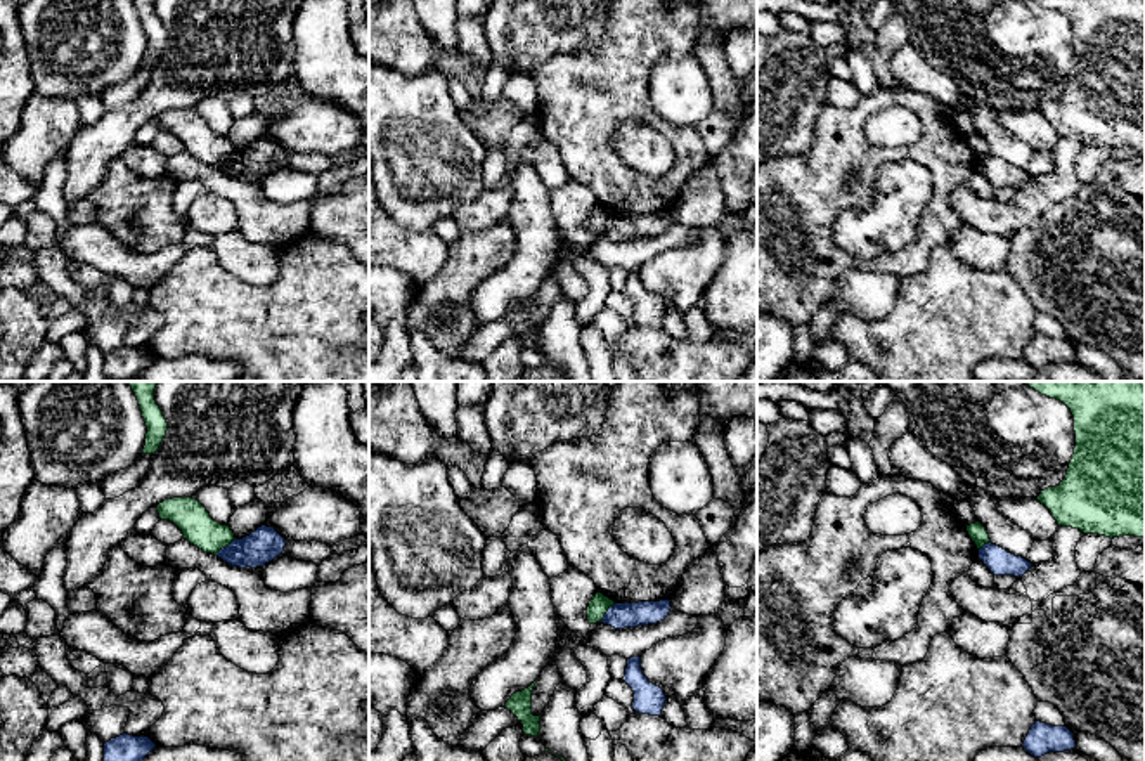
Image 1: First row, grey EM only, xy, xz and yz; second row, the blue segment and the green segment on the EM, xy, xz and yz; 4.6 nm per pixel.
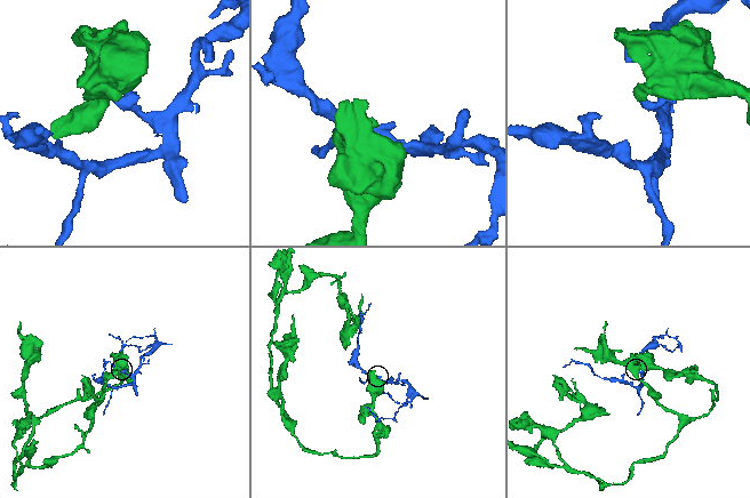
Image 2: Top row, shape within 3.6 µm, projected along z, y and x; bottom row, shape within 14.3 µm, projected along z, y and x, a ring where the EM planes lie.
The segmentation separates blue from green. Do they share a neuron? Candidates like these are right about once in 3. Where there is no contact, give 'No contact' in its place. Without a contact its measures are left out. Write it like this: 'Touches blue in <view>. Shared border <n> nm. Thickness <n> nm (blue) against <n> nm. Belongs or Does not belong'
Touches blue in xz. Shared border 120 nm. Thickness 120 nm (blue) against 90 nm. Does not belong

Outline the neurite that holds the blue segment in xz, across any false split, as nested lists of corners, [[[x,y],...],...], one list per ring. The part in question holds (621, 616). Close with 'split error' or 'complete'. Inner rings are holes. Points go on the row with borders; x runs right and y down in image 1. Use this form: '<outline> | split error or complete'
[[[670,600],[615,603],[608,608],[601,622],[615,629],[648,626],[663,621],[670,608]]] | complete

